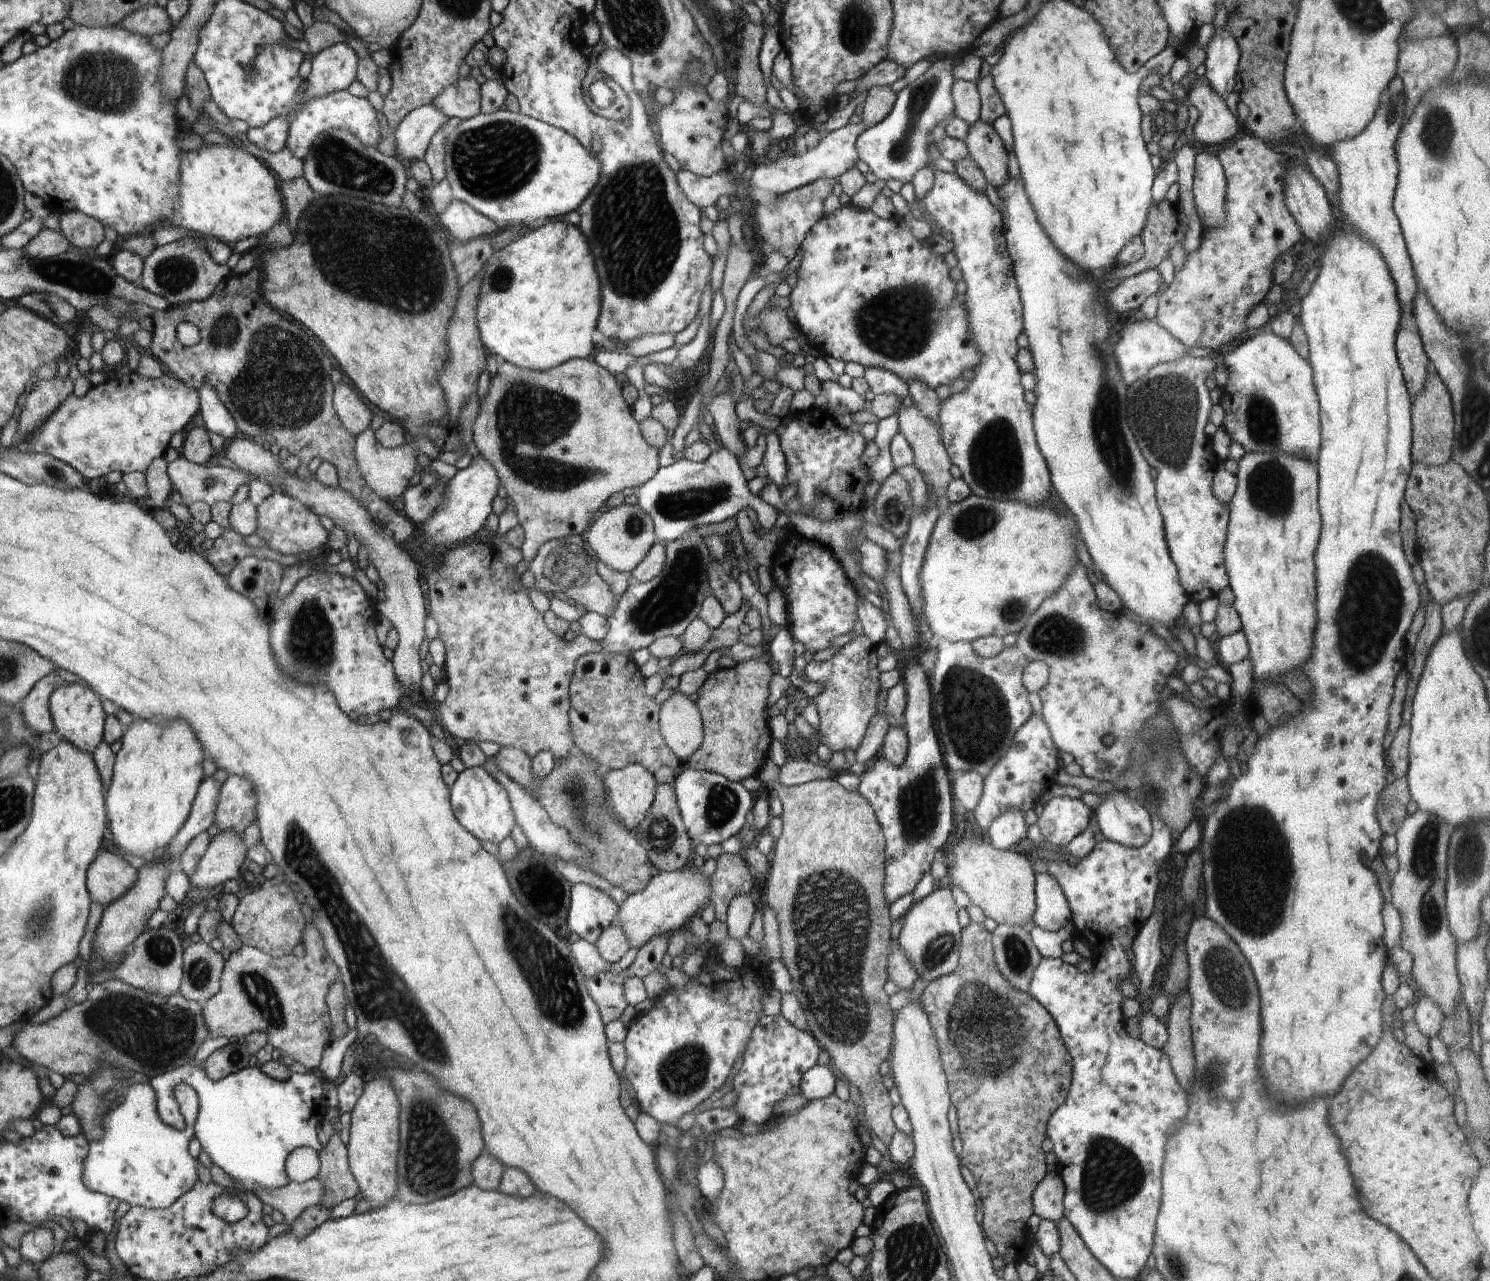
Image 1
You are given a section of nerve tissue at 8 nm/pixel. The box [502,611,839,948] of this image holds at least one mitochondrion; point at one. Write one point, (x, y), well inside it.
(575, 791)

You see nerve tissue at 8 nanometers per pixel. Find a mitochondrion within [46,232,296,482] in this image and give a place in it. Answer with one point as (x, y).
(175, 274)

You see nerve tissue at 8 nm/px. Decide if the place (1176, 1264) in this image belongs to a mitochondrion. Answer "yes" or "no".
yes

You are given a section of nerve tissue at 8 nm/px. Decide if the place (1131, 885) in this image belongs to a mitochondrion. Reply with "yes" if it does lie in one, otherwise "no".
no

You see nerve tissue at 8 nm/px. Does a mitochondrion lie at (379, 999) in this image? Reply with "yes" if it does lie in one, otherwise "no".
yes

